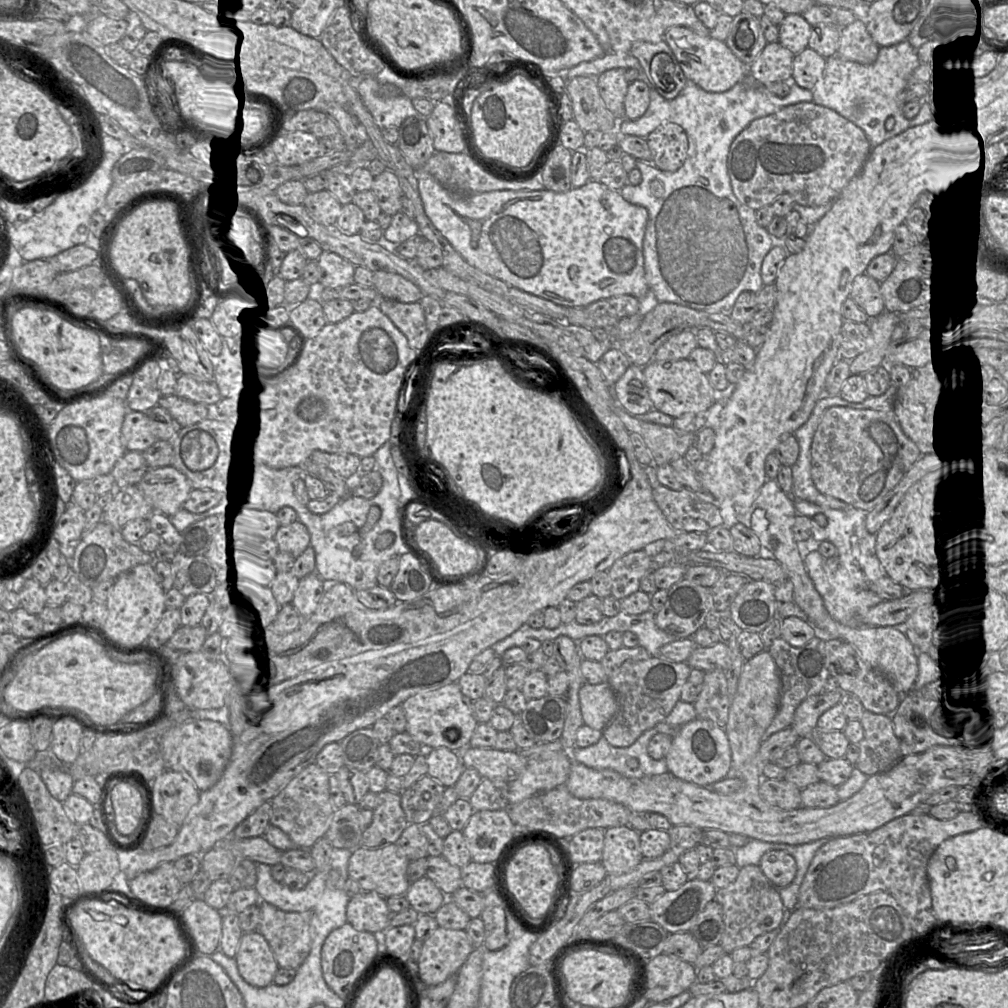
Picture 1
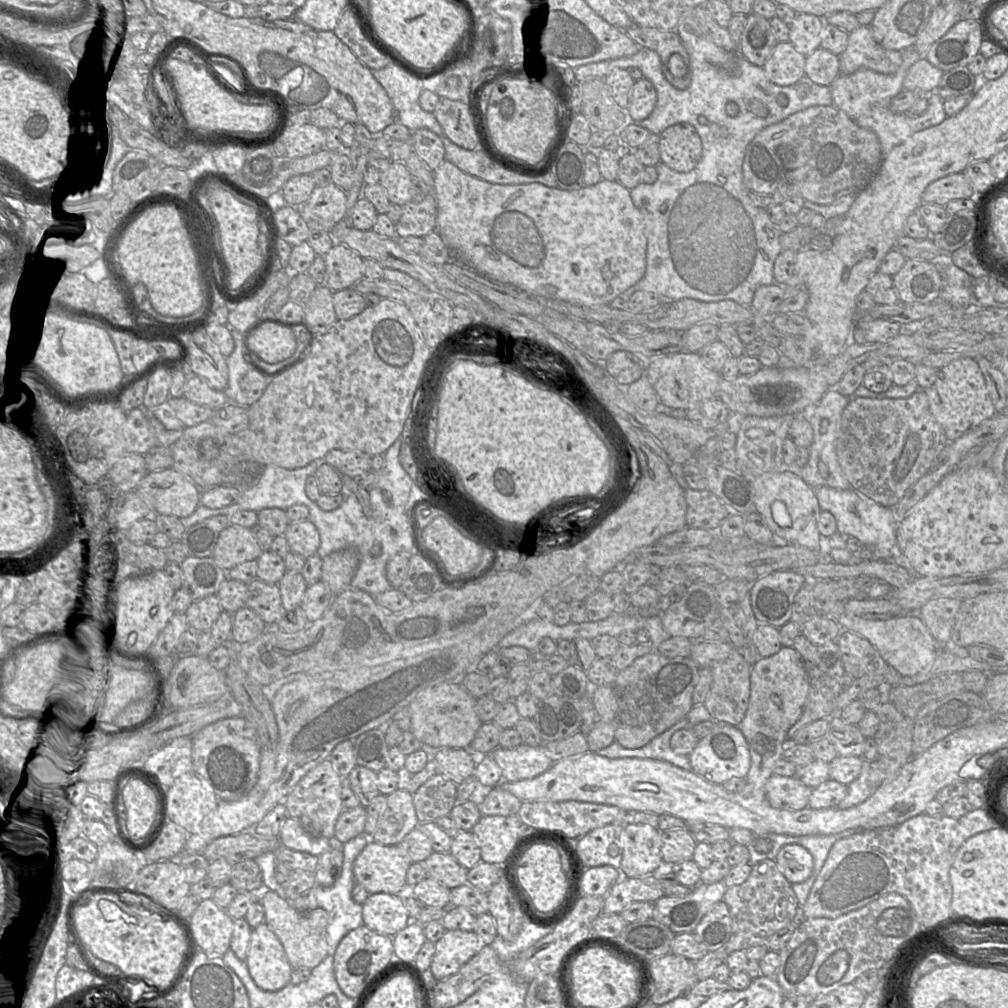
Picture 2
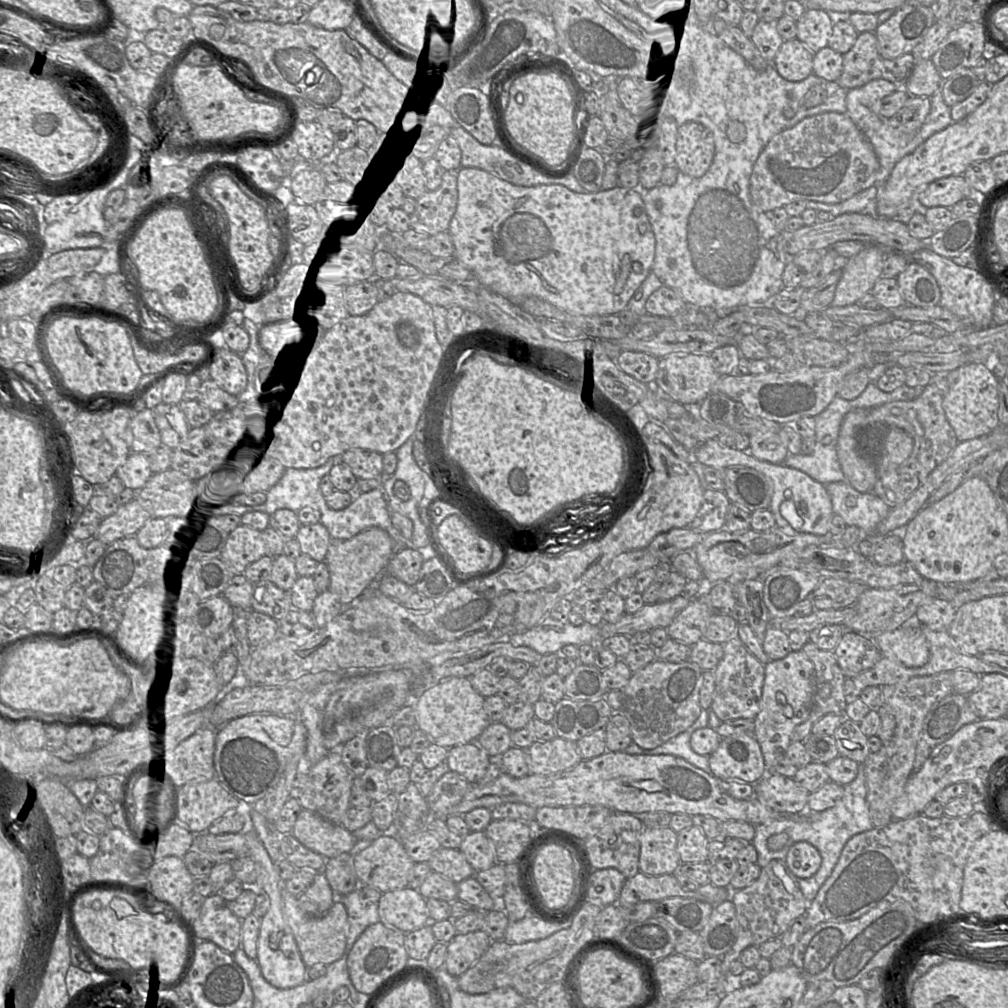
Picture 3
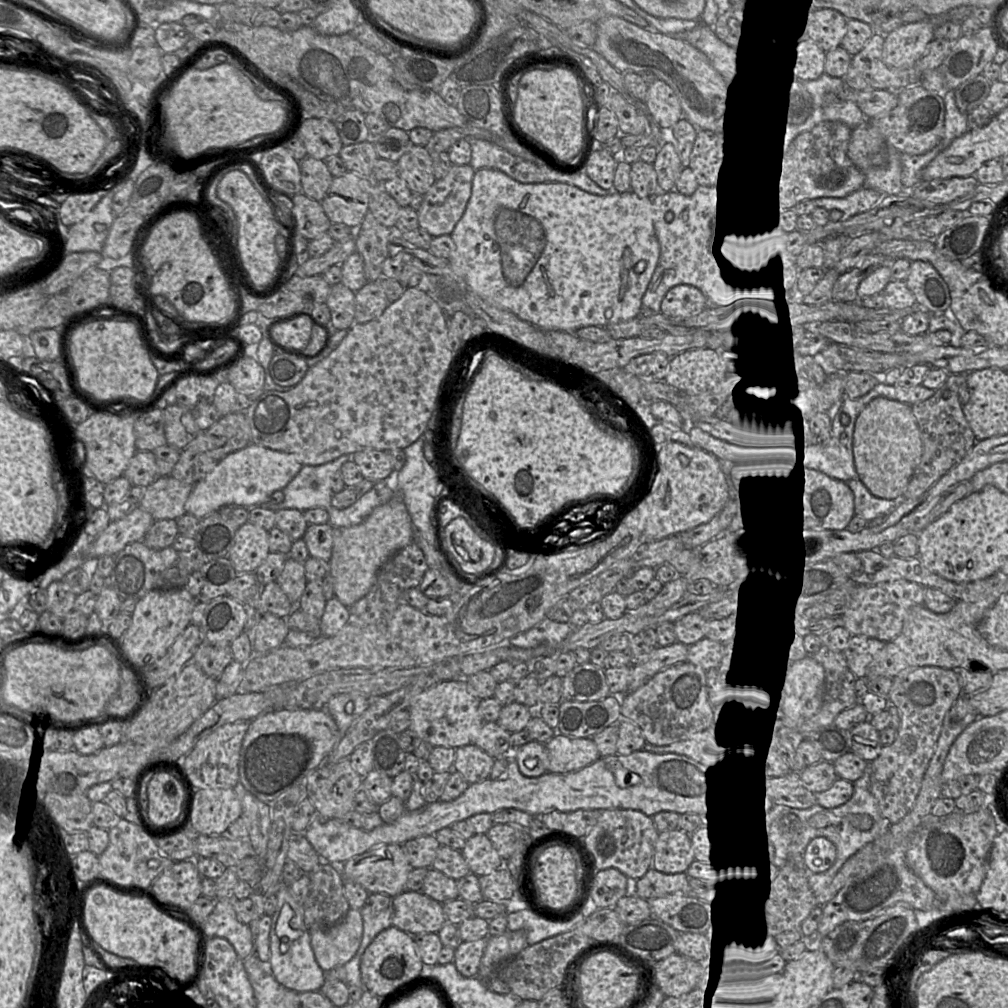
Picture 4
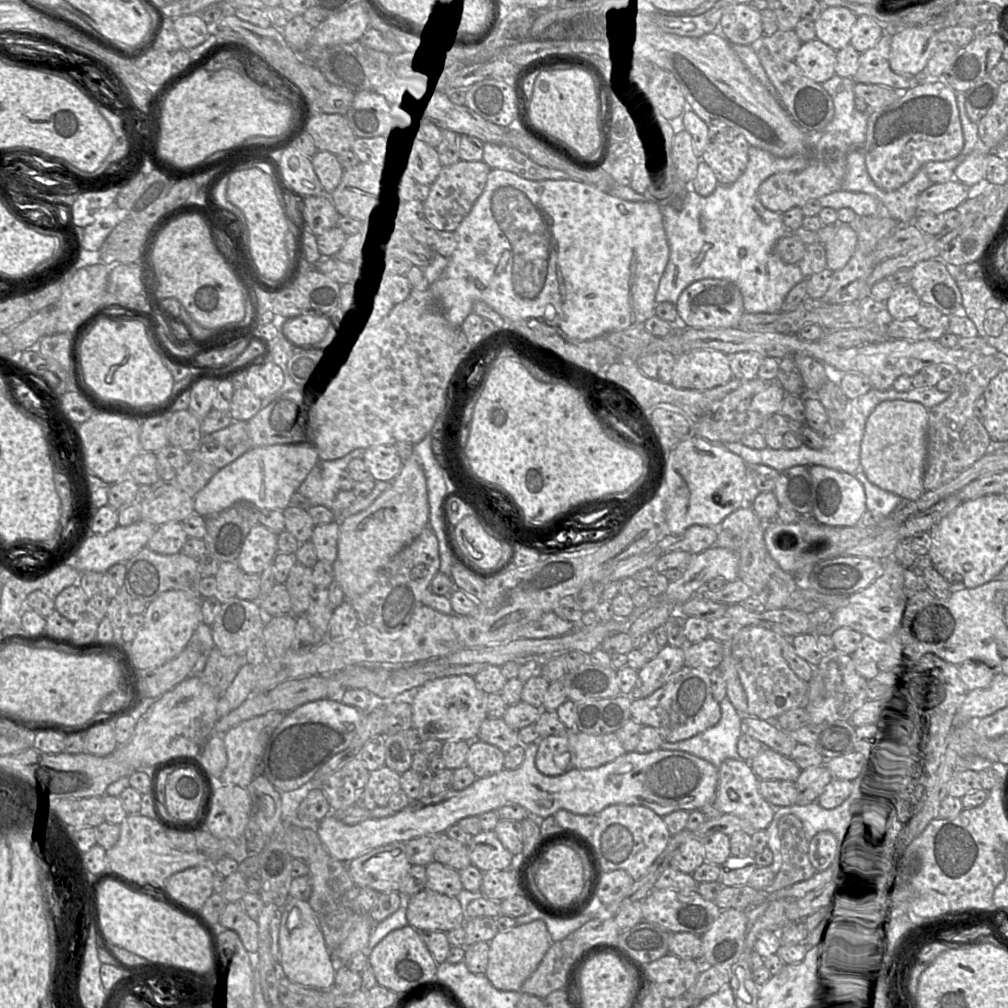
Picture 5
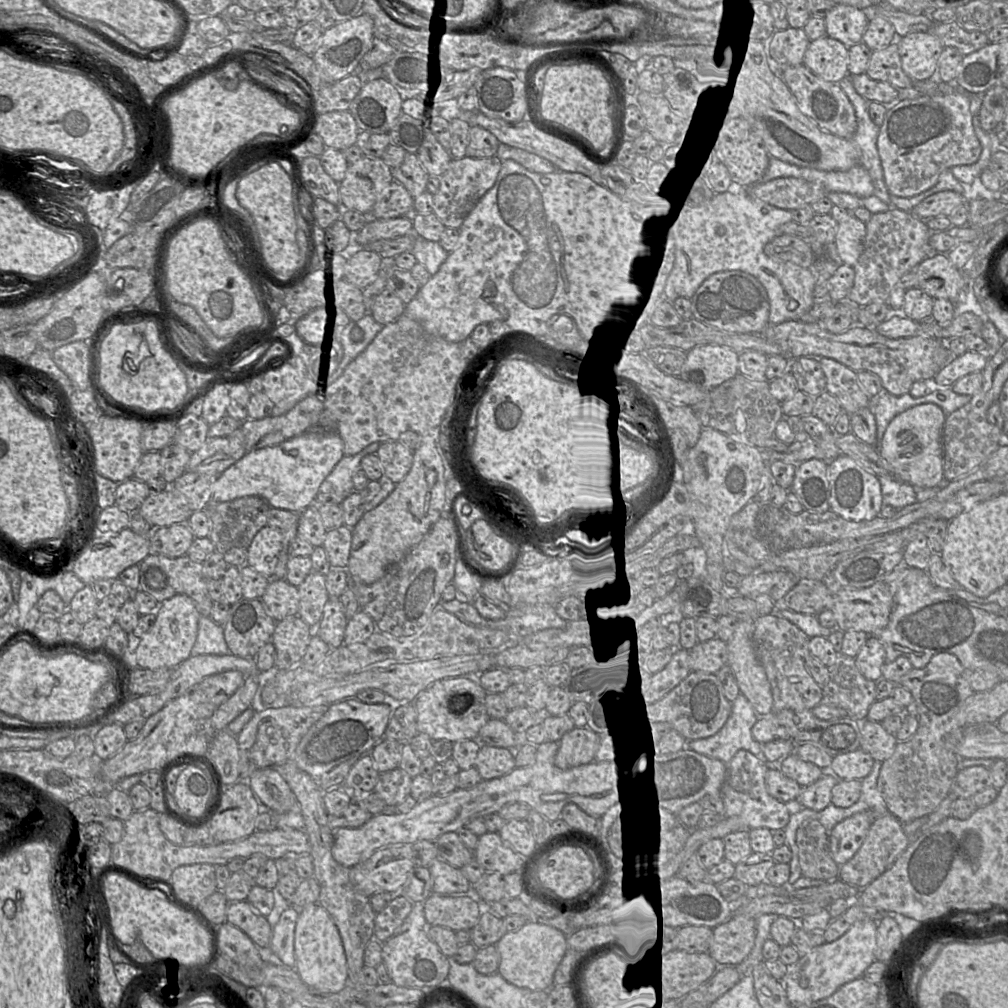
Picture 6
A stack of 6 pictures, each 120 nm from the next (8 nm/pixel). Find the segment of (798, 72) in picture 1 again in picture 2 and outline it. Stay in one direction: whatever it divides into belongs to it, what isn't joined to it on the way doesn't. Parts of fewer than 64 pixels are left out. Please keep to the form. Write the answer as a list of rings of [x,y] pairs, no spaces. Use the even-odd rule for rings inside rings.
[[[819,47],[806,56],[805,76],[815,84],[830,86],[839,75],[838,55]]]

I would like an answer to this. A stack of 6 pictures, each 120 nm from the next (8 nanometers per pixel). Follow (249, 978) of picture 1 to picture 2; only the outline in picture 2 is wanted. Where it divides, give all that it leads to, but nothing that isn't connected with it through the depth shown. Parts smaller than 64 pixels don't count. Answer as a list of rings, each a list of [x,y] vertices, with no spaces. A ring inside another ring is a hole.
[[[265,922],[252,929],[245,962],[262,990],[278,991],[290,983],[293,968],[282,943]]]

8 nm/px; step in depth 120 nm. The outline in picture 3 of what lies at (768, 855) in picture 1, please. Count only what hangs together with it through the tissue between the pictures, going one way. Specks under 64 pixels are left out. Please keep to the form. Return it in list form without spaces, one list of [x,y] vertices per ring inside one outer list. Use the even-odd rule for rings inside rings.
[[[802,841],[791,846],[785,863],[798,879],[806,879],[819,870],[822,857],[813,845]]]

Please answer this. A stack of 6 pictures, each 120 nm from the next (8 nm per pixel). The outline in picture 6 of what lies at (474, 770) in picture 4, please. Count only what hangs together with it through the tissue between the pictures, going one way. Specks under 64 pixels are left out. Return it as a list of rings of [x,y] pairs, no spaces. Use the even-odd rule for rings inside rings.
[[[482,744],[474,767],[483,780],[502,777],[516,768],[514,750]]]

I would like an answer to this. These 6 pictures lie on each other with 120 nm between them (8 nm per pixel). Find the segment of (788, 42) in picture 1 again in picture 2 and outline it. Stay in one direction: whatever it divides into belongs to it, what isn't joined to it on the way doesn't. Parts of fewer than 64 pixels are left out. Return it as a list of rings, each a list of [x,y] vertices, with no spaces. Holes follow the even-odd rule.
[[[798,13],[789,25],[789,42],[801,54],[808,56],[821,44],[821,31],[825,25],[823,18],[808,13]]]

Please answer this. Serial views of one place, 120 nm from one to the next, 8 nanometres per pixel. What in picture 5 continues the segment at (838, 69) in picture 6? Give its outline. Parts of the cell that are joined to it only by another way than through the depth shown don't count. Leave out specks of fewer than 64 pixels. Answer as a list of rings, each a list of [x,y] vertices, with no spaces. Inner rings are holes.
[[[814,39],[801,45],[795,63],[805,76],[822,84],[835,75],[836,51]]]

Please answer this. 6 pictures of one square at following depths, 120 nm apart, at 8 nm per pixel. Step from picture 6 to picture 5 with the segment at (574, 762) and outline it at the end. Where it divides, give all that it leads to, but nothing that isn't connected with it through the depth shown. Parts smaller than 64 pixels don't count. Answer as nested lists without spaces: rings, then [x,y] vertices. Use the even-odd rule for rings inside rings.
[[[568,732],[539,739],[535,766],[545,776],[559,776],[574,769],[574,753]]]

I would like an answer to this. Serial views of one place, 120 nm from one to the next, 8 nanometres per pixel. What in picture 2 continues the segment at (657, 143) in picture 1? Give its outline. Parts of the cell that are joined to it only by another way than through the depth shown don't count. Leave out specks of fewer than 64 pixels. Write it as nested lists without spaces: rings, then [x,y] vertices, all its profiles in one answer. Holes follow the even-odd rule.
[[[677,123],[660,135],[660,162],[677,172],[692,171],[702,158],[702,141],[696,128],[688,123]]]

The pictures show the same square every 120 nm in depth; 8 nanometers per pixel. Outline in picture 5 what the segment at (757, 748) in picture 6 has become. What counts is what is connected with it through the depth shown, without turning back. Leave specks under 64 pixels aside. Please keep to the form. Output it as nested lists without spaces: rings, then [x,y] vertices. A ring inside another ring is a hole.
[[[727,698],[719,704],[721,718],[716,725],[686,740],[663,742],[661,749],[690,753],[717,768],[728,758],[743,760],[737,751],[737,741],[742,735],[743,715],[738,713]]]

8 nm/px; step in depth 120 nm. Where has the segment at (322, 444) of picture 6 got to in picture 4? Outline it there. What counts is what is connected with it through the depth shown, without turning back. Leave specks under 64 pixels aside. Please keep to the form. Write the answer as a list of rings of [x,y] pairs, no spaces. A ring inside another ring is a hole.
[[[256,444],[224,457],[215,468],[192,486],[185,503],[185,512],[202,519],[226,506],[252,508],[264,505],[277,490],[282,490],[301,470],[303,465],[293,454]]]

